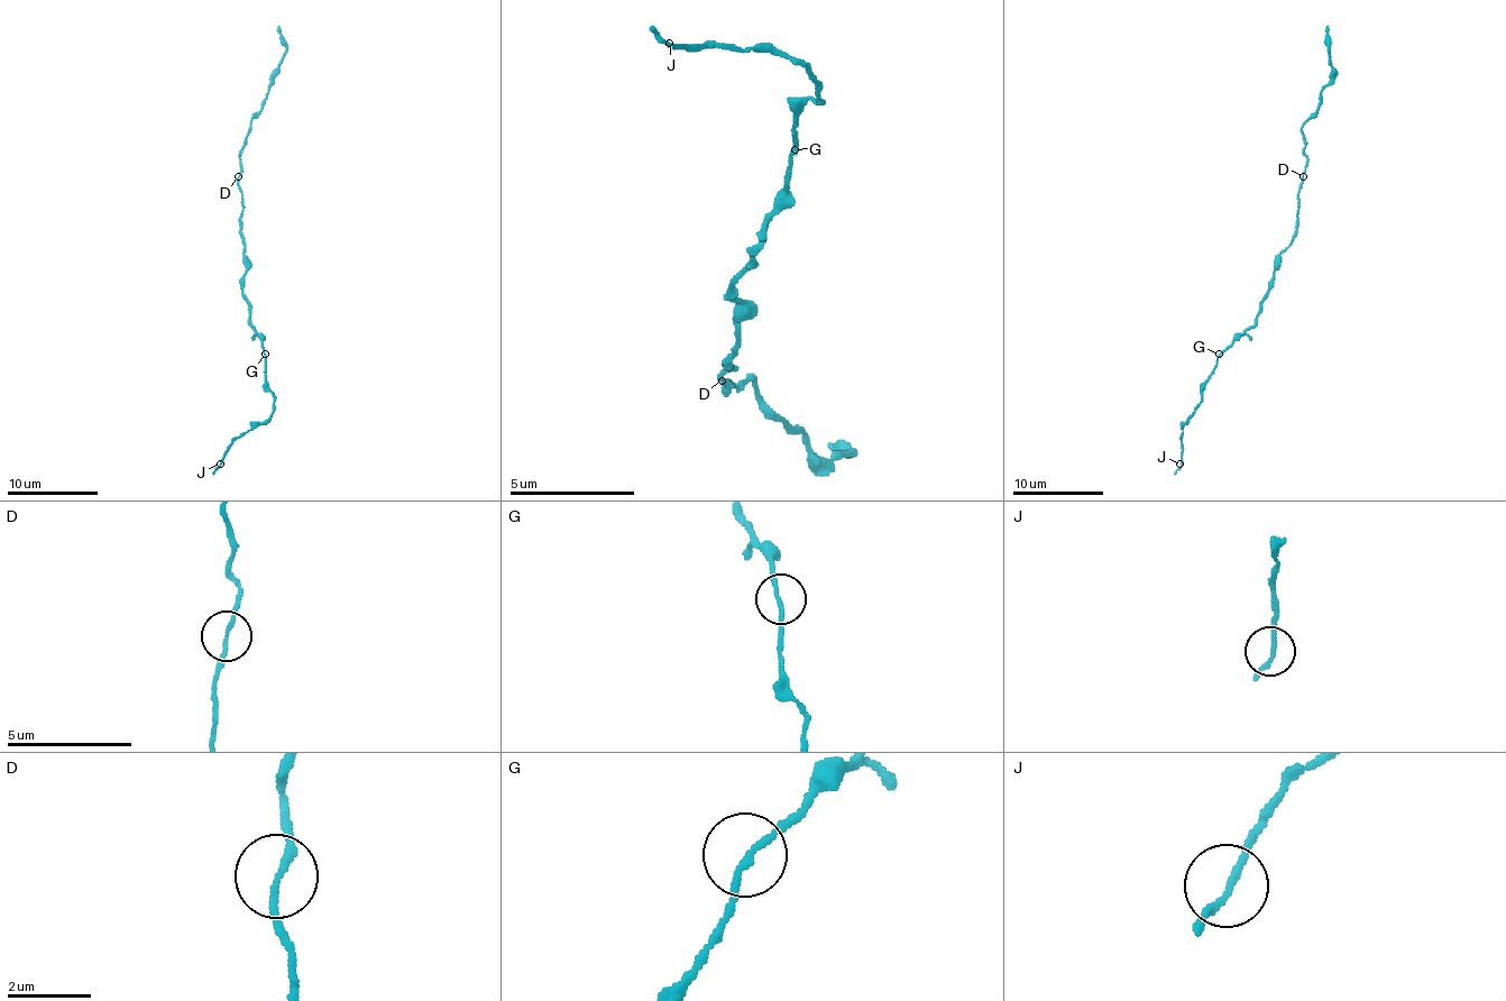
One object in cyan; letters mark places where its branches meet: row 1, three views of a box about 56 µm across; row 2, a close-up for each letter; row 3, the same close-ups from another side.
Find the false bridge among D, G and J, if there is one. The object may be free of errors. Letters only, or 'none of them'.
none of them

